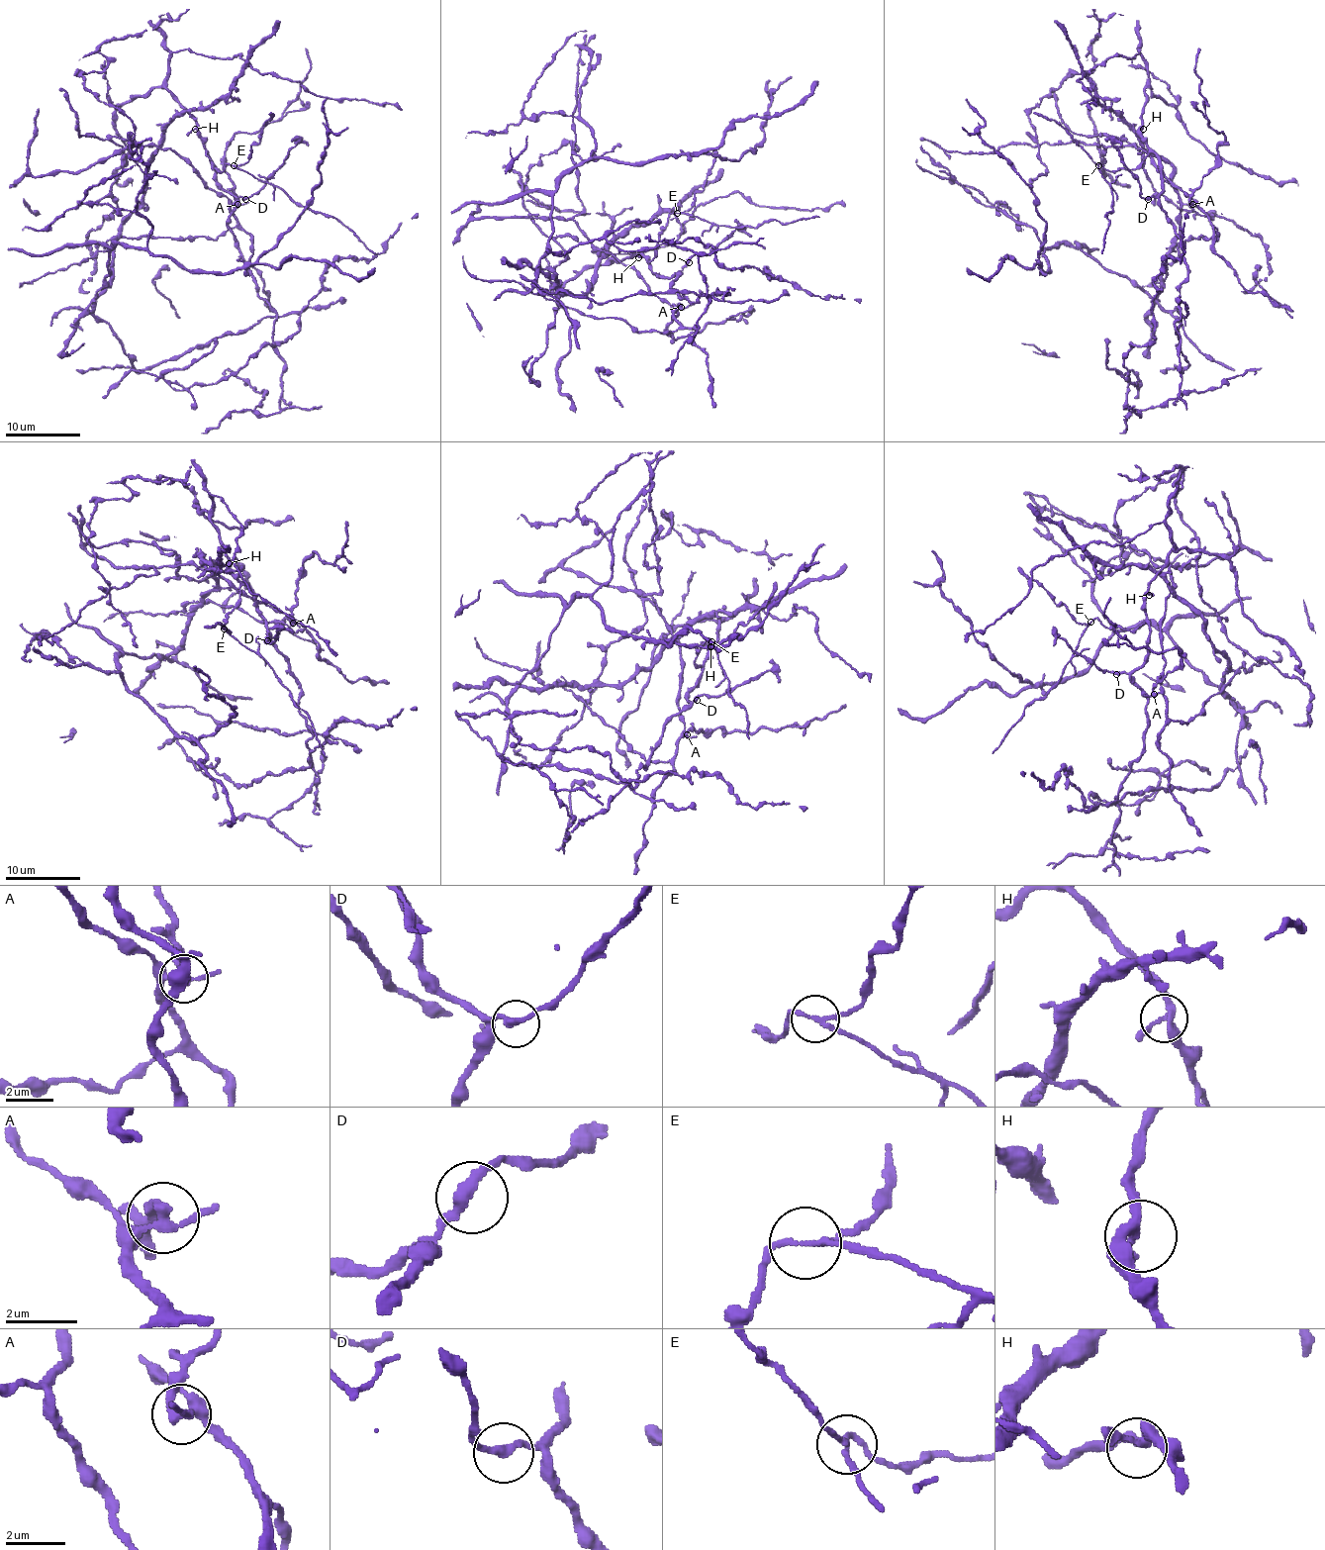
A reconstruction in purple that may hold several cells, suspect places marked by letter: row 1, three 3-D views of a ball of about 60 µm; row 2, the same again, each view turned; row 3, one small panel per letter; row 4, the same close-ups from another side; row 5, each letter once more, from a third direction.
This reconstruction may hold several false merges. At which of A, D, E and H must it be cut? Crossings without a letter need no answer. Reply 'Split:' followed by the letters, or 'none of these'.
Split: A, E

